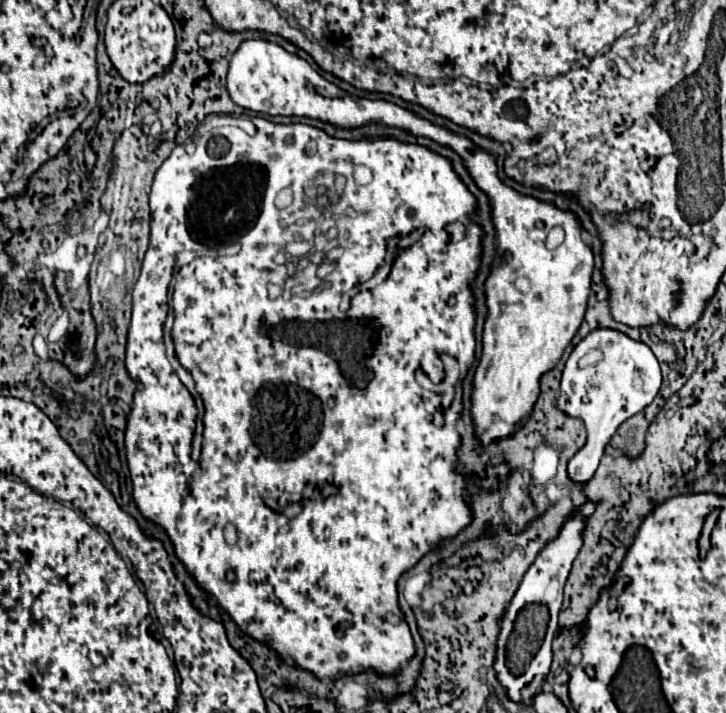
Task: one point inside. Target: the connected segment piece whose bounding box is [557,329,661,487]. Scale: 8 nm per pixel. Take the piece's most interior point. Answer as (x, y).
(608, 378)

